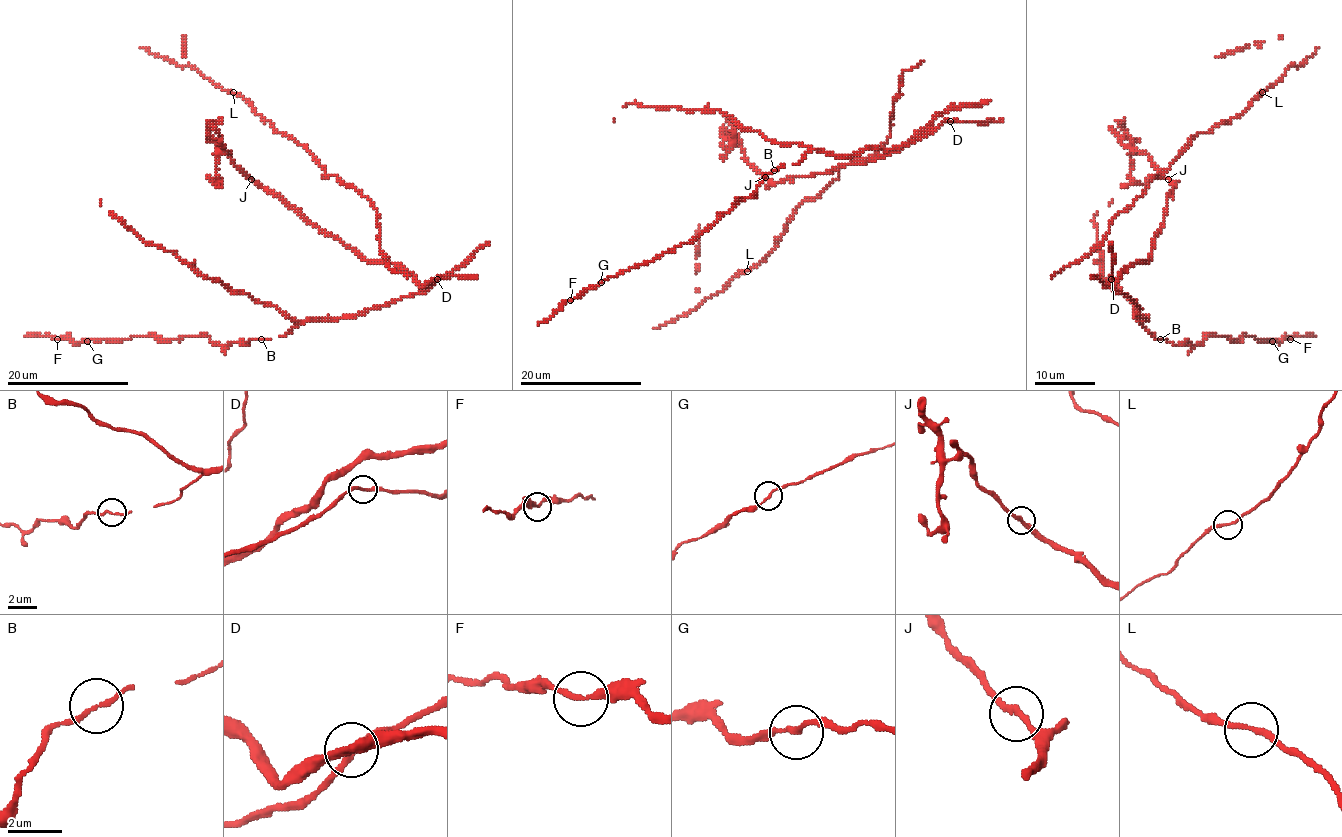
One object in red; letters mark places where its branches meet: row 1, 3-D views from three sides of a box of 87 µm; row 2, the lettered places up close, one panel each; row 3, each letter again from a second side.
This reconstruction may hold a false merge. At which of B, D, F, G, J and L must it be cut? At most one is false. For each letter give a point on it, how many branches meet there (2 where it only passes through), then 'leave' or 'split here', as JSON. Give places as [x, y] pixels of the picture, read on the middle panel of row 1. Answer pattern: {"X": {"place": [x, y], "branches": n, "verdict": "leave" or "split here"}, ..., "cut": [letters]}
{"B": {"place": [774, 170], "branches": 2, "verdict": "leave"}, "D": {"place": [950, 121], "branches": 2, "verdict": "leave"}, "F": {"place": [570, 300], "branches": 2, "verdict": "leave"}, "G": {"place": [601, 282], "branches": 2, "verdict": "leave"}, "J": {"place": [765, 177], "branches": 2, "verdict": "leave"}, "L": {"place": [747, 271], "branches": 2, "verdict": "leave"}, "cut": []}

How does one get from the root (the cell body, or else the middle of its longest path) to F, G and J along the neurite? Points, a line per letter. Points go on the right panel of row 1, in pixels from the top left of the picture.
F: (1110, 284), (1140, 308), (1146, 319), (1140, 323), (1157, 340), (1195, 346), (1207, 335), (1291, 338)
G: (1110, 284), (1140, 308), (1146, 319), (1140, 323), (1157, 340), (1195, 346), (1207, 335), (1253, 335), (1272, 341)
J: (1110, 284), (1105, 284), (1111, 285), (1133, 264), (1149, 258), (1172, 191), (1168, 179)

